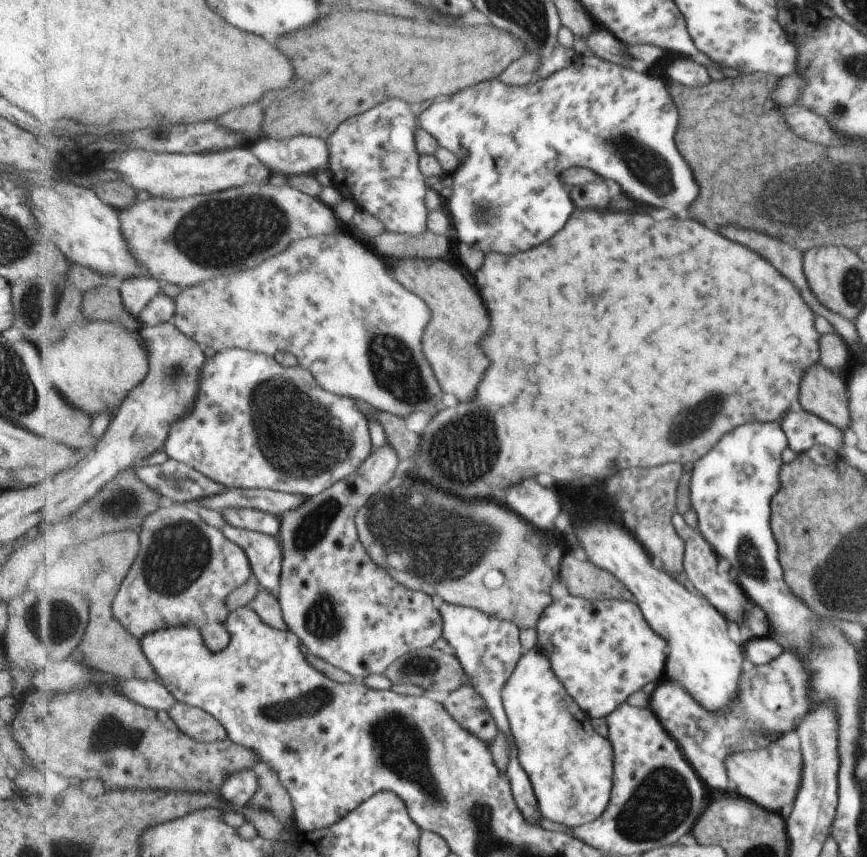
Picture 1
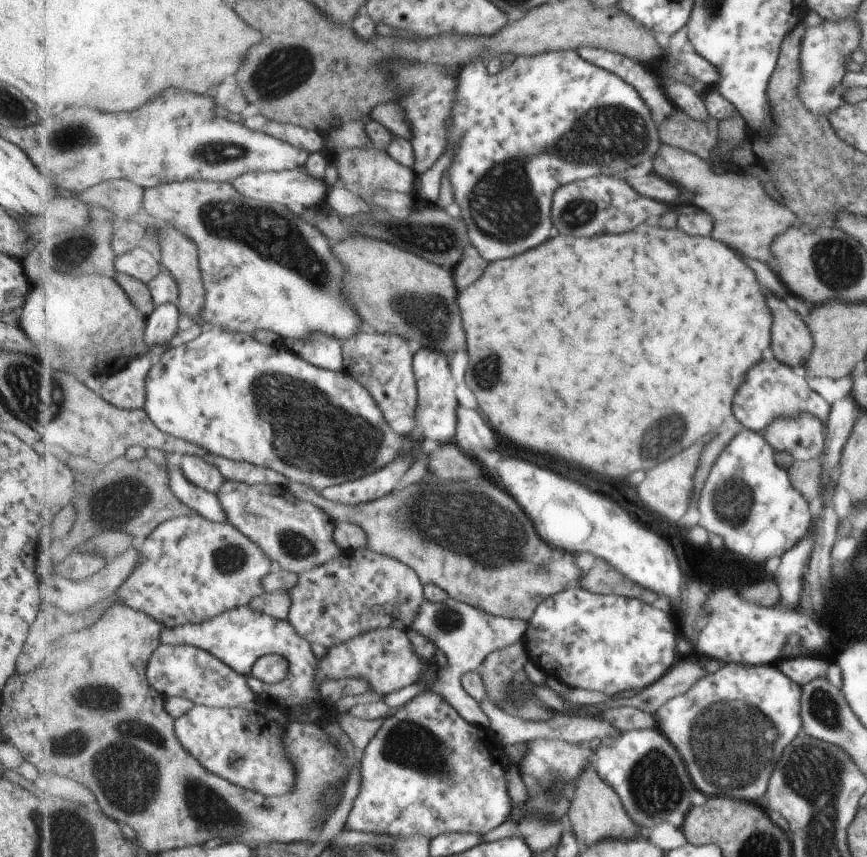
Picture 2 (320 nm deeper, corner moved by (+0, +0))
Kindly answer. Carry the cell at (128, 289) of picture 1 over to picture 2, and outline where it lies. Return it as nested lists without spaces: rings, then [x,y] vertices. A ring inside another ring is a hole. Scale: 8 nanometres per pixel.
[[[135,246],[133,250],[115,258],[117,272],[128,274],[149,284],[160,272],[161,260],[157,260],[147,248]]]

